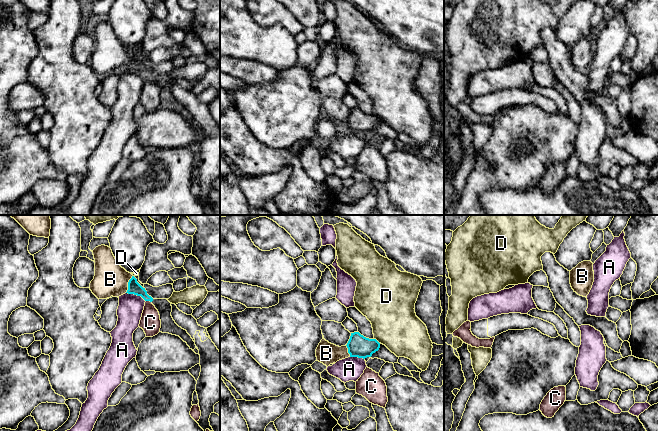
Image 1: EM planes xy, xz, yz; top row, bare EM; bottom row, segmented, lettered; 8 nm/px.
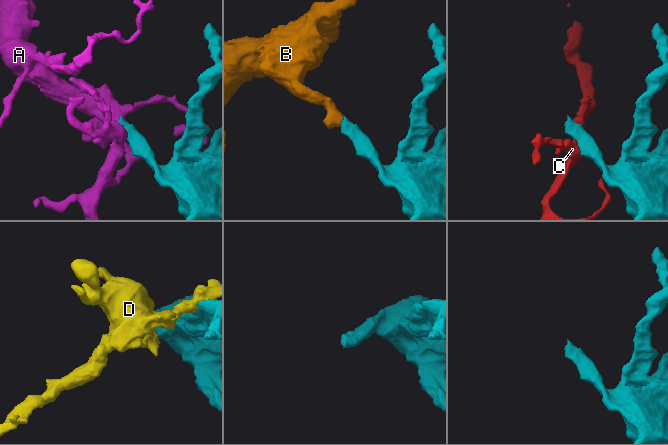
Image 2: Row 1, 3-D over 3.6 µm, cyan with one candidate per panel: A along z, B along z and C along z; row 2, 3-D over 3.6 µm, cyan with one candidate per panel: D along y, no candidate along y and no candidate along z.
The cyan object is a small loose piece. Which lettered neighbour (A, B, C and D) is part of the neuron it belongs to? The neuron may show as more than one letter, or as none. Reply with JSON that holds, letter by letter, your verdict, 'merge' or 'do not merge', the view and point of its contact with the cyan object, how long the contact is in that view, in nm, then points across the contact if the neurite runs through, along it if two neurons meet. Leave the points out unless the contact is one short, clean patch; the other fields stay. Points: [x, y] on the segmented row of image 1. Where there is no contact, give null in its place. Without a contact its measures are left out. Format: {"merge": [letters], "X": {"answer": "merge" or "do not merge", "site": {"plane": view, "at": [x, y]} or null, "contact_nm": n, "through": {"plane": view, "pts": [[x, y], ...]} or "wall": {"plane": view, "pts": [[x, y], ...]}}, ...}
{"merge": ["B"], "A": {"answer": "do not merge", "site": {"plane": "xy", "at": [136, 294]}, "contact_nm": 180, "wall": {"plane": "xy", "pts": [[126, 292], [139, 295], [145, 301]]}}, "B": {"answer": "merge", "site": {"plane": "xy", "at": [128, 284]}, "contact_nm": 160, "through": {"plane": "xy", "pts": [[134, 287], [128, 284], [110, 279]]}}, "C": {"answer": "do not merge", "site": {"plane": "xy", "at": [149, 300]}, "contact_nm": 50, "wall": {"plane": "xy", "pts": [[146, 300], [151, 302]]}}, "D": {"answer": "do not merge", "site": {"plane": "xz", "at": [377, 341]}, "contact_nm": 60}}

